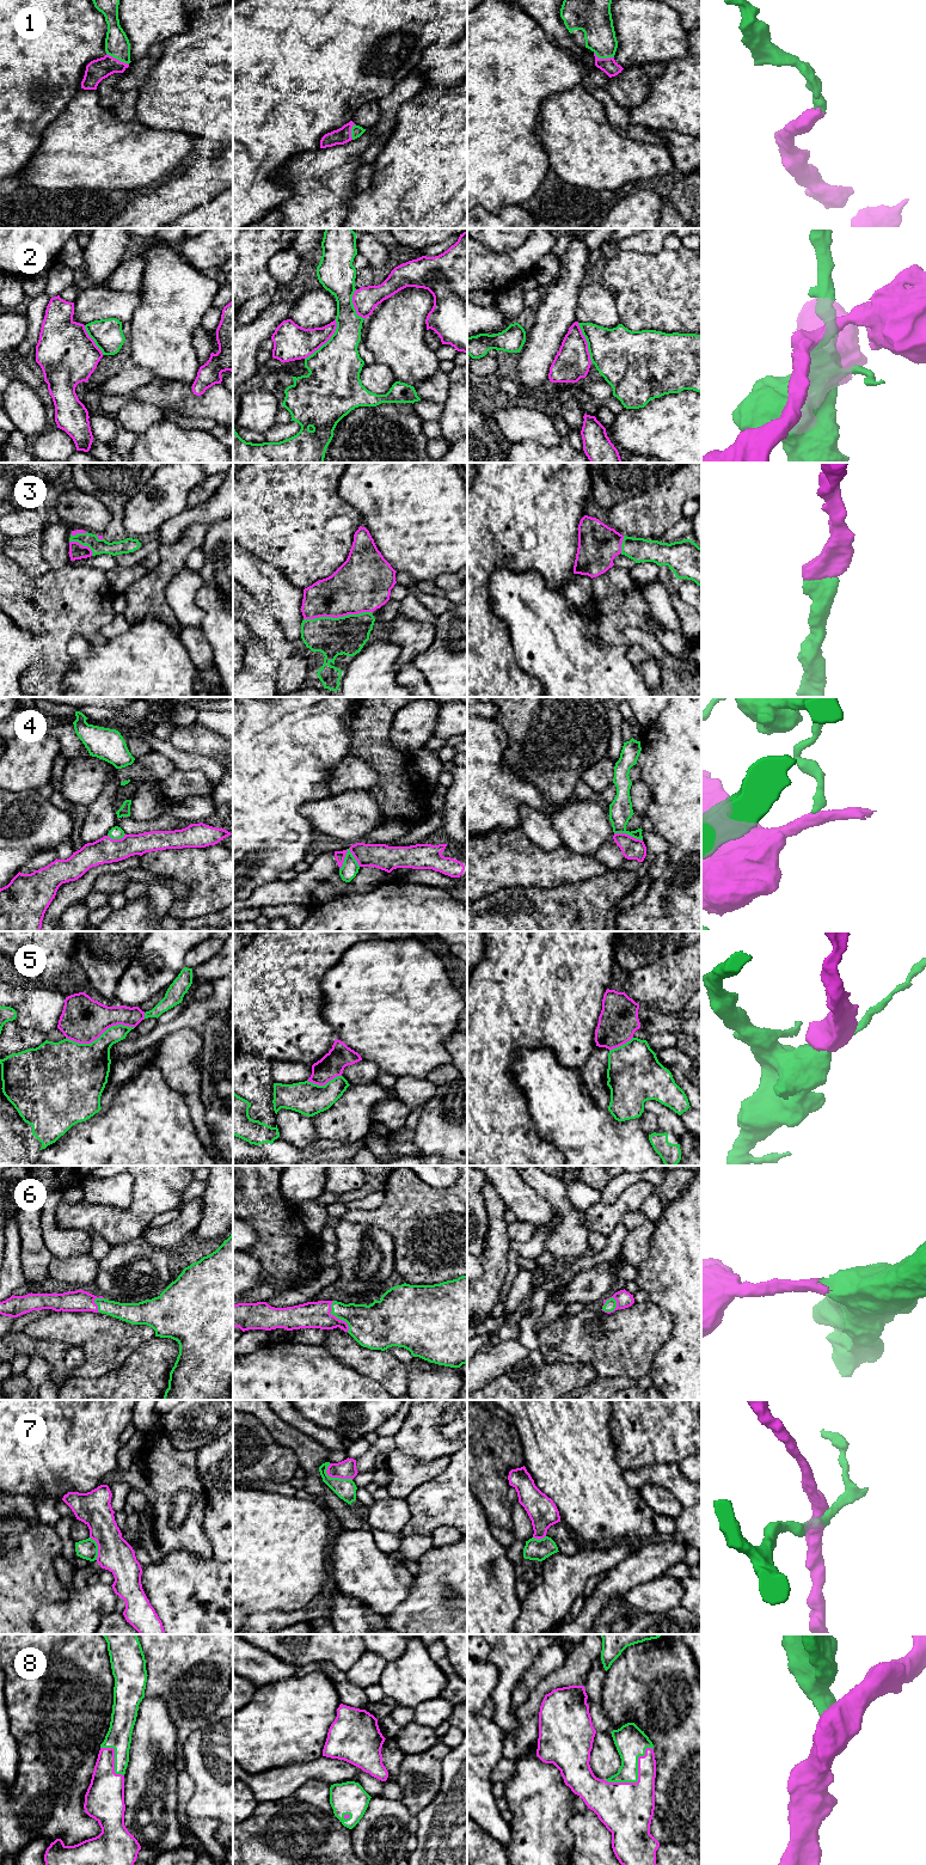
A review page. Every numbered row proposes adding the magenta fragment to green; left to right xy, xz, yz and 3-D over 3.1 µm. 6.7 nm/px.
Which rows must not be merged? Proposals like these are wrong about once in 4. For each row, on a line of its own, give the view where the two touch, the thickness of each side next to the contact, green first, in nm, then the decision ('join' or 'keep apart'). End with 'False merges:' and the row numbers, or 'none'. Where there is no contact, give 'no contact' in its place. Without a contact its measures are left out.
1: meets green in xy; 160 nm thick on the green side, 140 nm on the other; join
2: meets green in xz; 340 nm thick on the green side, 240 nm on the other; keep apart
3: meets green in xz; 260 nm thick on the green side, 360 nm on the other; join
4: meets green in xz; 120 nm thick on the green side, 170 nm on the other; keep apart
5: meets green in xy; 340 nm thick on the green side, 300 nm on the other; keep apart
6: meets green in xz; 300 nm thick on the green side, 180 nm on the other; join
7: meets green in xz; 140 nm thick on the green side, 130 nm on the other; keep apart
8: meets green in yz; 220 nm thick on the green side, 360 nm on the other; join
False merges: 2, 4, 5, 7

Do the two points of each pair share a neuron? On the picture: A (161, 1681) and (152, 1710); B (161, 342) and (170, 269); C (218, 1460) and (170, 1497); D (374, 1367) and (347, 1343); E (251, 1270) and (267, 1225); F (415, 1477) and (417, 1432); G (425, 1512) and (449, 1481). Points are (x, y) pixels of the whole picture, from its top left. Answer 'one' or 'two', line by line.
A: two
B: one
C: two
D: one
E: two
F: two
G: one

